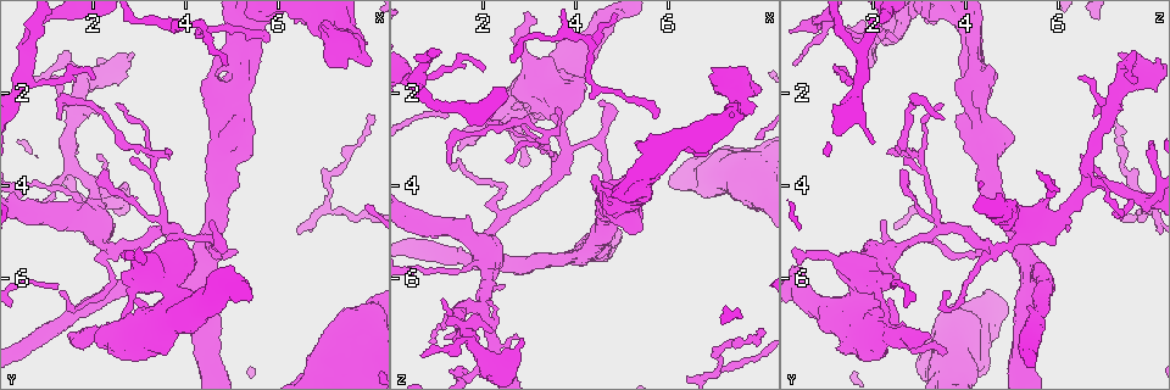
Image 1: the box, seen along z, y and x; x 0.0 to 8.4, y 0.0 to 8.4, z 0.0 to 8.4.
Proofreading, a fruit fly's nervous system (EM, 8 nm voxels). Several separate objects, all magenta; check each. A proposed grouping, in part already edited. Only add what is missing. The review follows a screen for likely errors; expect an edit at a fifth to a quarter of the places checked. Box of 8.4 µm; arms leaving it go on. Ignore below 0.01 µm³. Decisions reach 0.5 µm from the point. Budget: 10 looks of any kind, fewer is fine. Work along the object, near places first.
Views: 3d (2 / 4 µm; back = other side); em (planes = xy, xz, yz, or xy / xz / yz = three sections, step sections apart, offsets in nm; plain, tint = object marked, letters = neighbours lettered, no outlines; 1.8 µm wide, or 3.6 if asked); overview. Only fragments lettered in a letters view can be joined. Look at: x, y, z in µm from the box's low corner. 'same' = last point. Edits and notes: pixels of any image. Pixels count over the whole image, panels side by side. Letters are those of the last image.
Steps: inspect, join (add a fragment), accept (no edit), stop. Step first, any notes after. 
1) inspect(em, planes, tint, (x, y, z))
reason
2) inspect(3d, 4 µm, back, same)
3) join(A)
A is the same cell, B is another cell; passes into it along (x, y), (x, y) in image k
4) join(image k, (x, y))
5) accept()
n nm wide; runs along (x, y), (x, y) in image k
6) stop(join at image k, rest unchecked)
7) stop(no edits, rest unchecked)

inspect(em, yz, step 4, tint, (7.60, 0.85, 2.05))
branch point

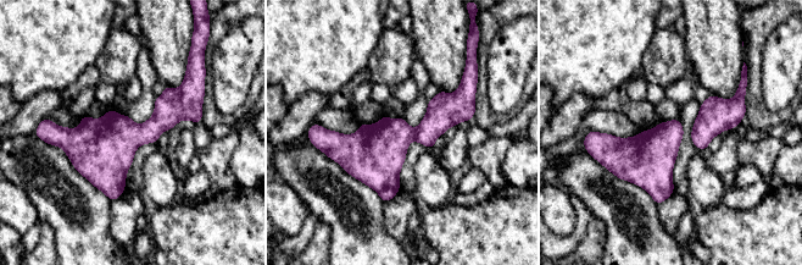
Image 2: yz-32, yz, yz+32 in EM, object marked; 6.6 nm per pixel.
inspect(em, planes, tint, same)
another direction

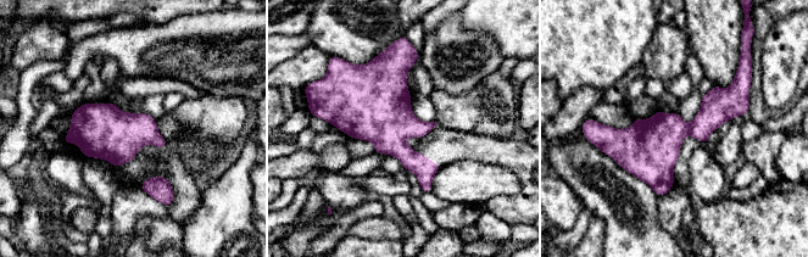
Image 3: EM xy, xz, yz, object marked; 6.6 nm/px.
inspect(em, planes, letters, same)

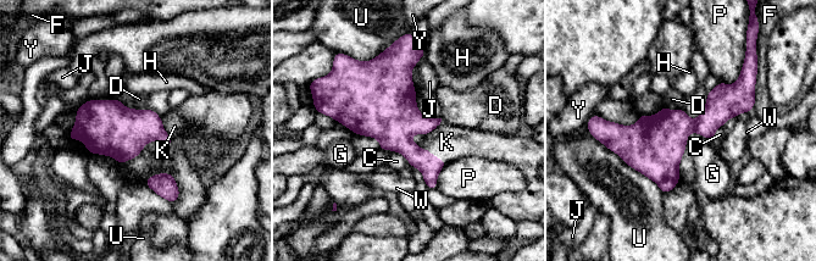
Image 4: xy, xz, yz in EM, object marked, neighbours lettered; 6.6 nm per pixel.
join(K)
K is the same cell, C, D, F, G, H, J, P, U, W and Y are other cells; the cell continues

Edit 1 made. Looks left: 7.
inspect(overview)

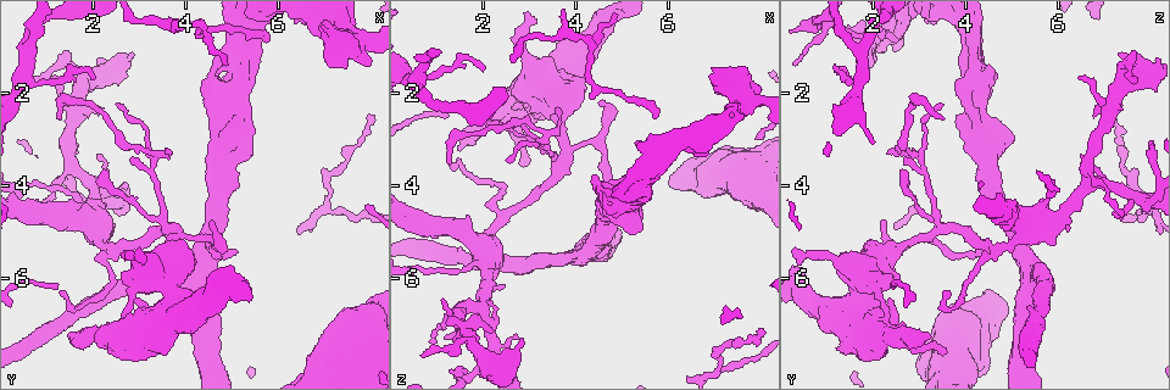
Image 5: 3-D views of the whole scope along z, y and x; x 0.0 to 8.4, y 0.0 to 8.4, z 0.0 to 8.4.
inspect(3d, 2 µm, (5.75, 0.90, 2.50))
branch stops here

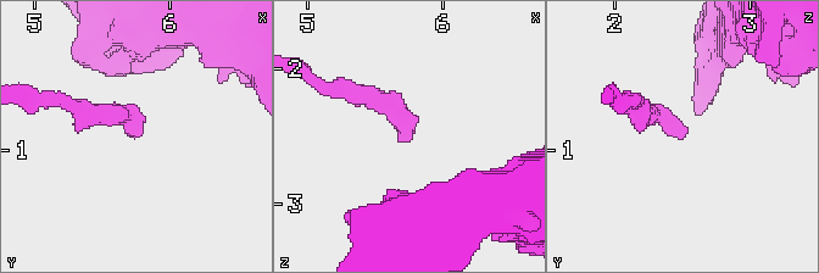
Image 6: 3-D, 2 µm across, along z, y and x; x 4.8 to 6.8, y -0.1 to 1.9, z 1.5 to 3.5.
inspect(em, planes, letters, (5.78, 0.90, 2.50))
need the tissue

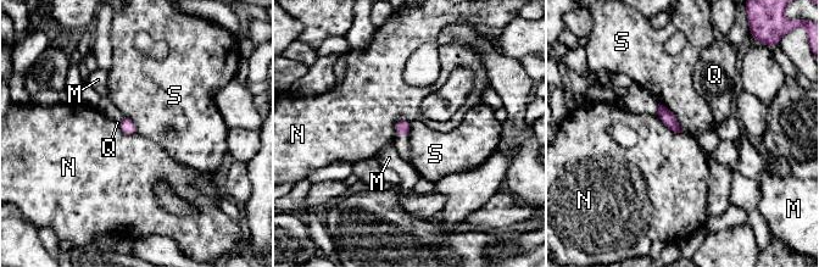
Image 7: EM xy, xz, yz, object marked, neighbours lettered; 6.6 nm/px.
accept()
S touches over 260 nm; M, N, Q and S are other cells; border along (658, 103), (675, 116), (683, 132) in image 7; no lettered fragment goes on from it

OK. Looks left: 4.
inspect(3d, 2 µm, back, (1.50, 7.25, 3.20))
free end

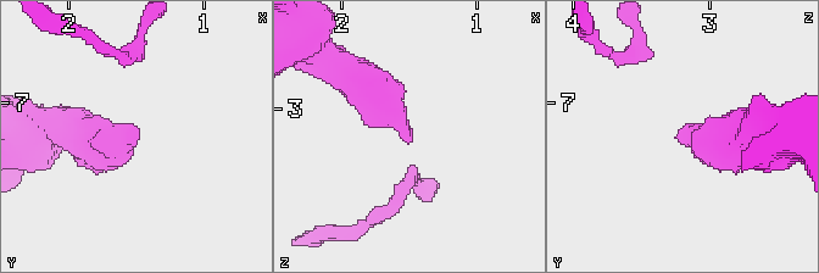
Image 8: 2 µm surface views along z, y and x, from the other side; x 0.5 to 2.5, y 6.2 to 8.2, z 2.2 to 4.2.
inspect(em, planes, letters, (1.46, 7.24, 3.20))
need the tissue

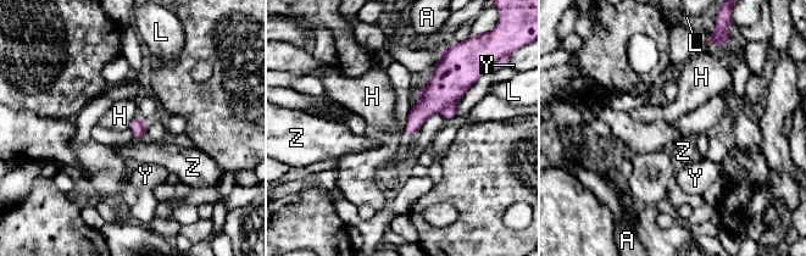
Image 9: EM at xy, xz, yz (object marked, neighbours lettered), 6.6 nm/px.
accept()
A, H, L, Y and Z are other cells; border along (138, 117), (132, 121), (129, 127) in image 9; no lettered fragment goes on from it

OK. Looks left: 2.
stop(join at image 4, rest unchecked)

